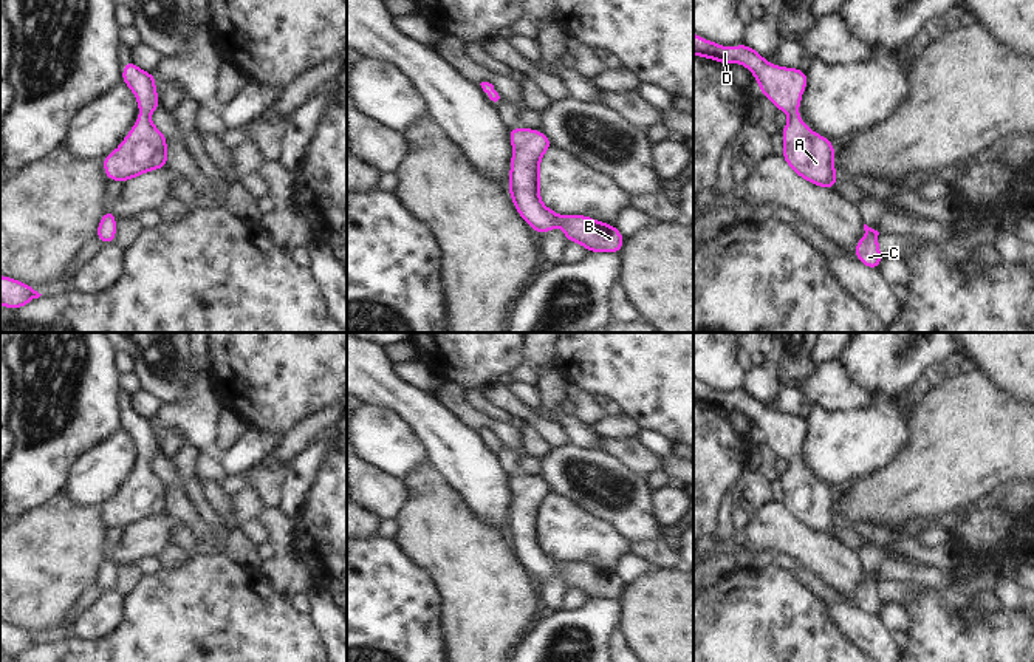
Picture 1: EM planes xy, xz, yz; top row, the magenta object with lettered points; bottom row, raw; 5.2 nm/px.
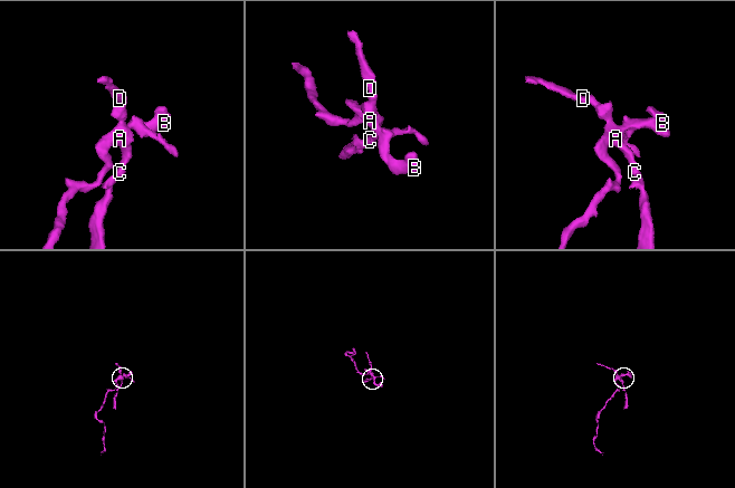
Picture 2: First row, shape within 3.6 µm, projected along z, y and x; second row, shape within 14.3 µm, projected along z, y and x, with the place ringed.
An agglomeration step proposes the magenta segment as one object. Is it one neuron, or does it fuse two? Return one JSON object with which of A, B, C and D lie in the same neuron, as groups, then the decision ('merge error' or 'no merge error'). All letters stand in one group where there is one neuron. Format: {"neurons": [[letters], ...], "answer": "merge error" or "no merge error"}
{"neurons": [["A", "B", "C", "D"]], "answer": "no merge error"}

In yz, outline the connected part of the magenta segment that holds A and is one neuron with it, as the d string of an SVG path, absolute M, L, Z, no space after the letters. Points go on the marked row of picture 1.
M695 32L693 54L718 60L728 67L734 62L745 65L758 80L763 96L791 118L782 130L785 162L803 179L831 192L834 190L834 183L839 178L834 172L836 152L831 139L814 133L799 118L800 99L808 84L803 70L777 67L765 60L755 48L743 43L724 48Z

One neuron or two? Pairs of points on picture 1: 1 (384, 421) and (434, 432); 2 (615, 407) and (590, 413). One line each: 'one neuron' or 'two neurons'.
1: two neurons
2: two neurons

